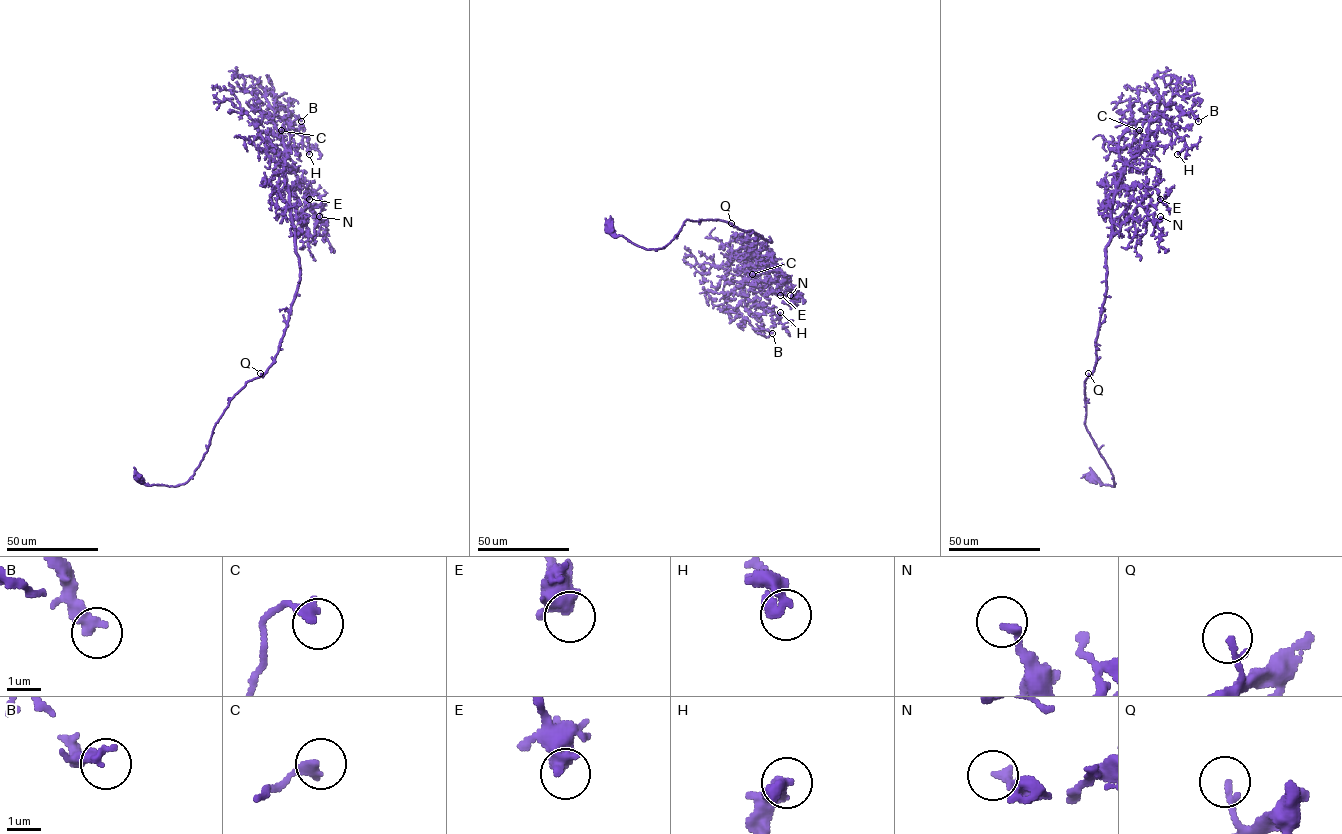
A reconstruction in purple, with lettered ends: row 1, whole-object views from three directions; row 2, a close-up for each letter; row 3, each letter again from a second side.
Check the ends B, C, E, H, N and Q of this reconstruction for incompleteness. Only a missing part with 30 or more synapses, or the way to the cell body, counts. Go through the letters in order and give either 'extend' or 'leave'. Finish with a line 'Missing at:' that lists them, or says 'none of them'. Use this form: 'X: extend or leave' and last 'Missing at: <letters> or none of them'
B: leave
C: leave
E: leave
H: leave
N: leave
Q: leave
Missing at: none of them

